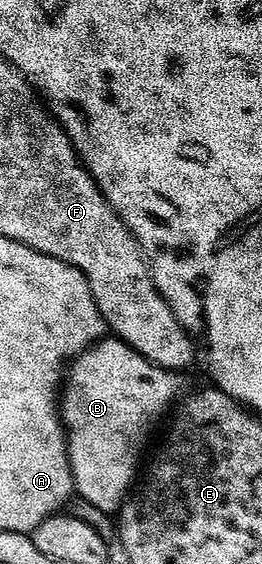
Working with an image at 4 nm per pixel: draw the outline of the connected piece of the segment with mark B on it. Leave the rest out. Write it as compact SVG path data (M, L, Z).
M116 336L106 337L72 363L63 390L69 463L76 493L95 504L95 508L116 515L125 505L135 486L133 477L137 474L141 453L153 429L182 397L181 382L177 378L180 377L174 371L156 366Z

